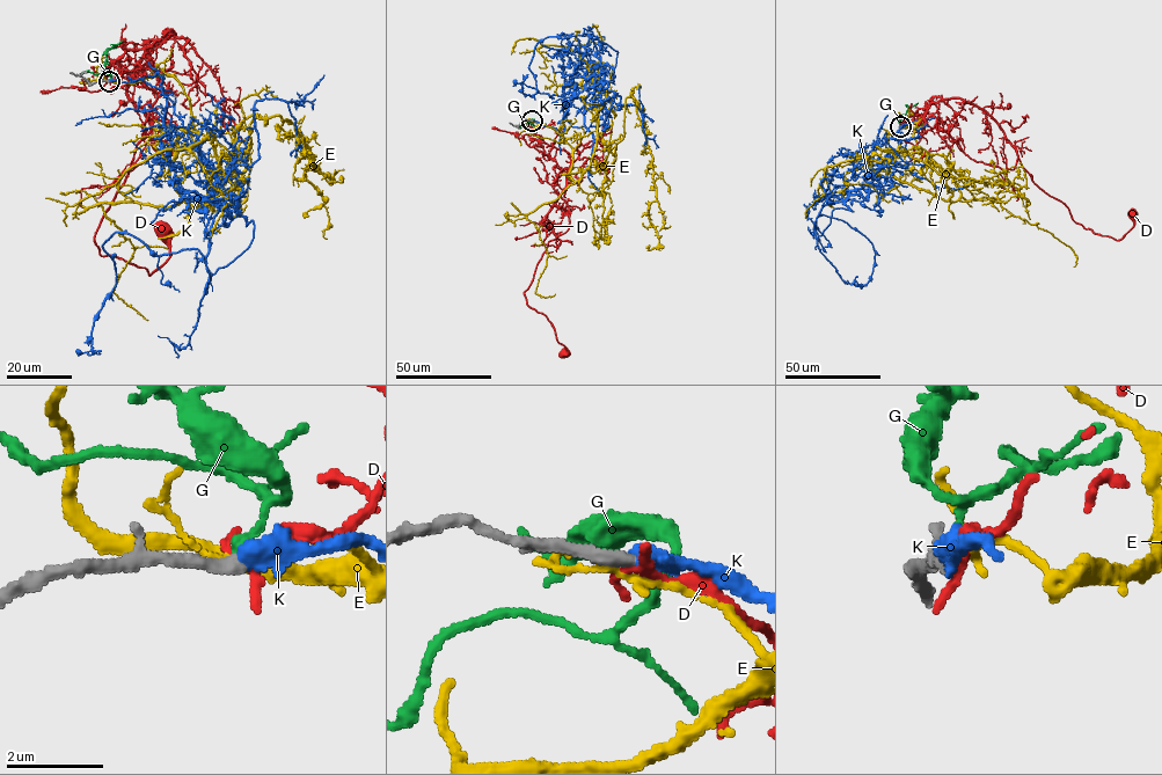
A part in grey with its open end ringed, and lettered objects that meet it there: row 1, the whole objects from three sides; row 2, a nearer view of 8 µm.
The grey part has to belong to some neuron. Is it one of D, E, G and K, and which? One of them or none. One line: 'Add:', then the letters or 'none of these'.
Add: K

